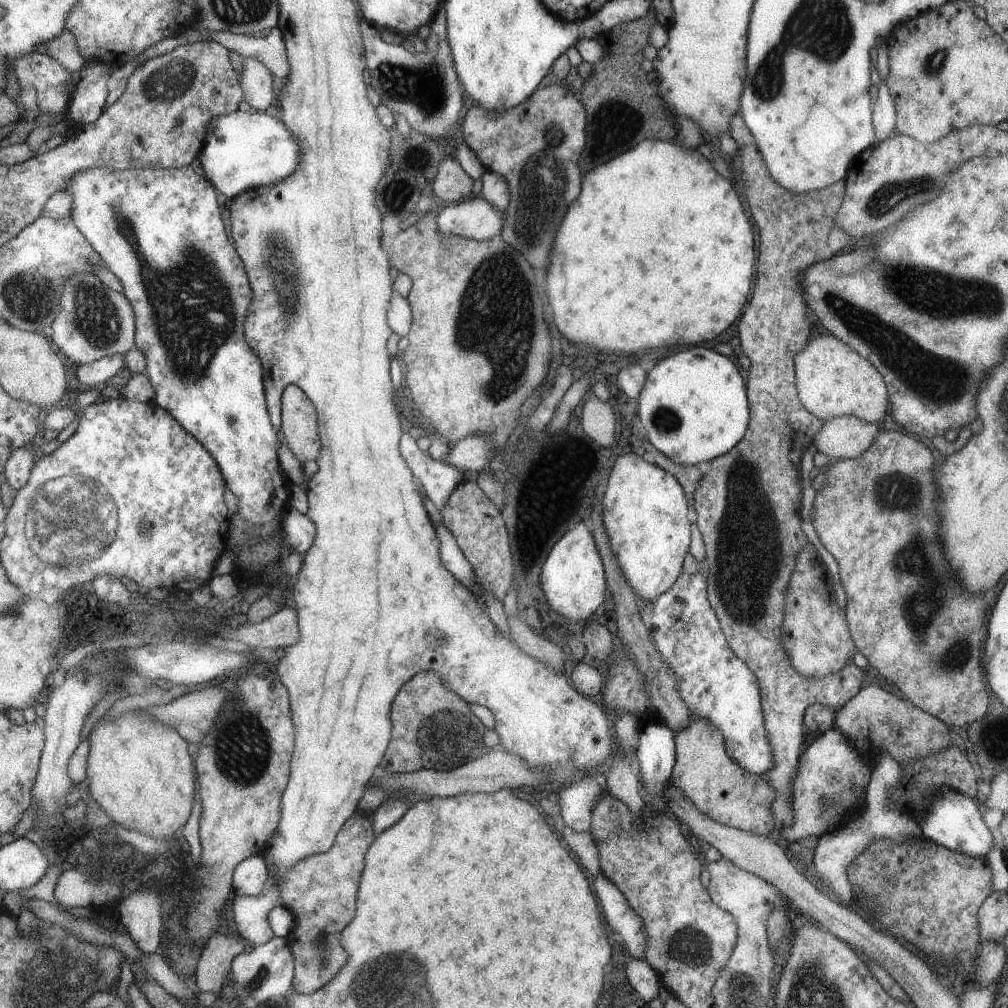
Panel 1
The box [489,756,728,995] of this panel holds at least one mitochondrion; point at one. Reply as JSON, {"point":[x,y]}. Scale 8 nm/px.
{"point":[690,945]}

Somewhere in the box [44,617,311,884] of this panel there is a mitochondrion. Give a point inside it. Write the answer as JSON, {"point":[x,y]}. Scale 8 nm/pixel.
{"point":[242,763]}

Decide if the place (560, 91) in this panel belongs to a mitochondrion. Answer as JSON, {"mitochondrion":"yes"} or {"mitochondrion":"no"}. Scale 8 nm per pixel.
{"mitochondrion":"no"}

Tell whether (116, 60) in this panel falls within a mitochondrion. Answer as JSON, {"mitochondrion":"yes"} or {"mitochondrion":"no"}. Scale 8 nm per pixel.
{"mitochondrion":"no"}

